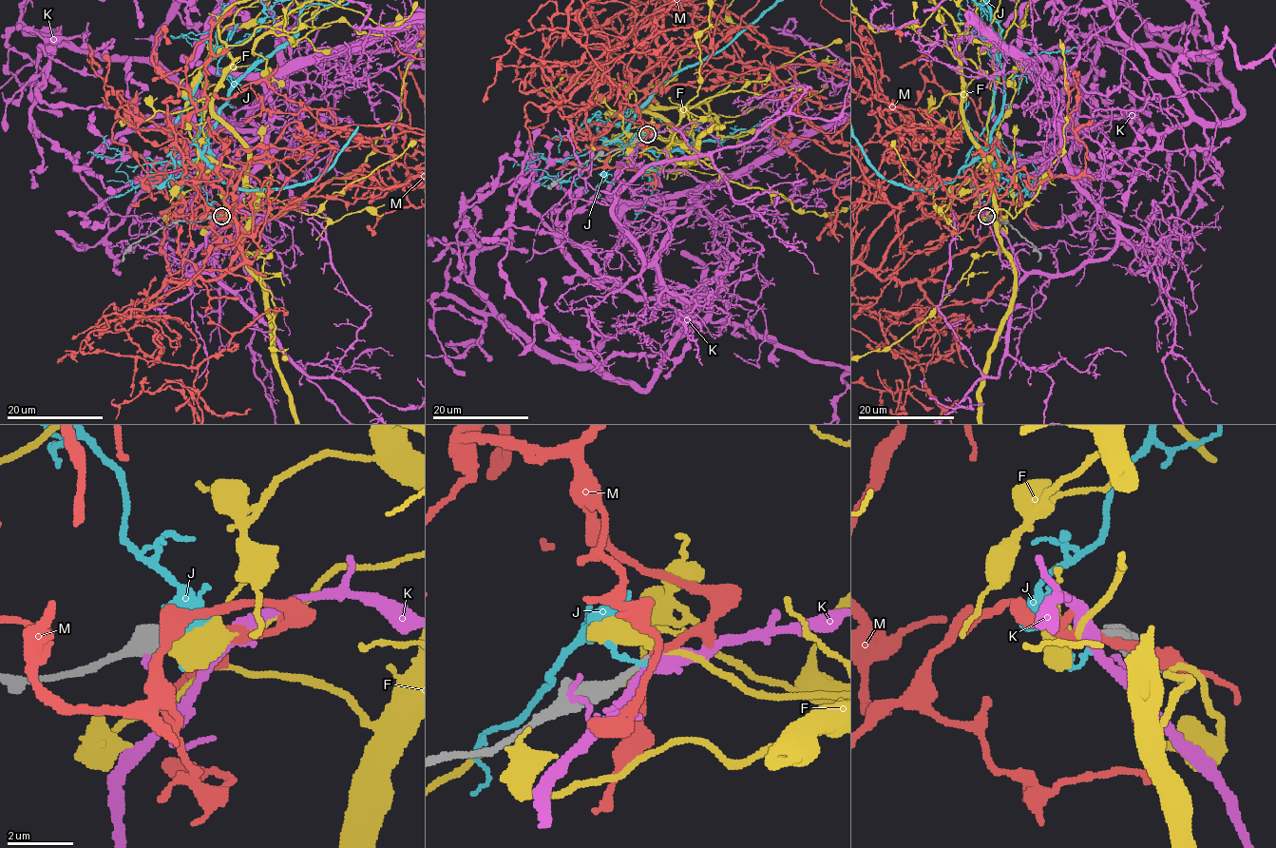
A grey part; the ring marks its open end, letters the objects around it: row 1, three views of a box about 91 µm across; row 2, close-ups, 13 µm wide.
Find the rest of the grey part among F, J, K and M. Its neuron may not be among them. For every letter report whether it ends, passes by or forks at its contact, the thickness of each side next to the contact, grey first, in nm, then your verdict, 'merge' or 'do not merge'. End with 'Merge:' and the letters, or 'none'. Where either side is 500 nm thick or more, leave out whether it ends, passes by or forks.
F: it forks there; 200 nm thick on the grey side, 320 nm on the other; do not merge
J: it ends there; 280 nm thick on the grey side, 130 nm on the other; do not merge
K: it passes by; 240 nm thick on the grey side, 380 nm on the other; do not merge
M: it passes by; 240 nm thick on the grey side, 200 nm on the other; merge
Merge: M

